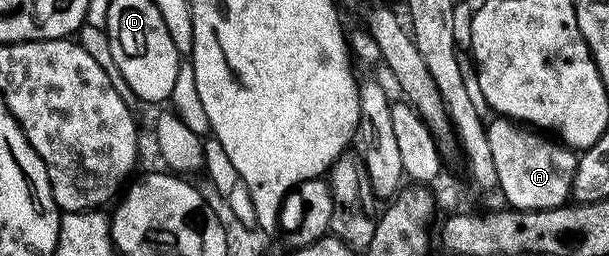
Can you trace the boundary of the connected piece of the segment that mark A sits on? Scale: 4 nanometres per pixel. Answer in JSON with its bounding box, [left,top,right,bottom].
[486,116,576,210]

